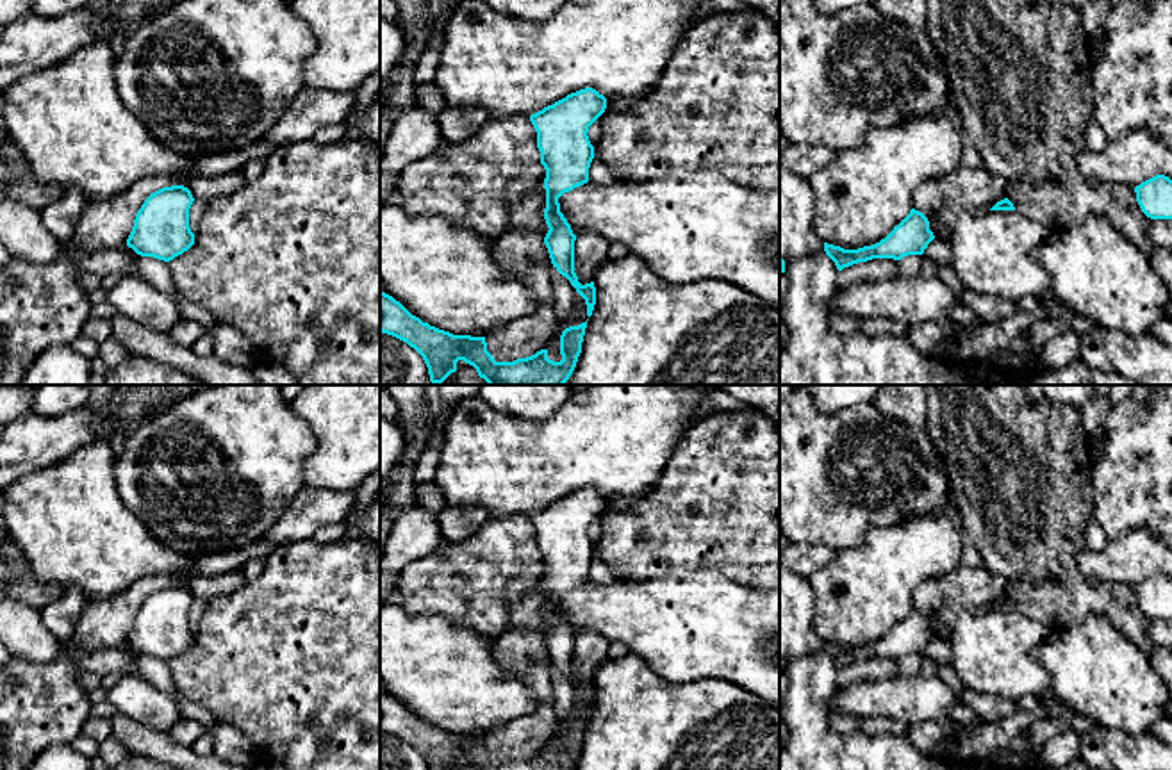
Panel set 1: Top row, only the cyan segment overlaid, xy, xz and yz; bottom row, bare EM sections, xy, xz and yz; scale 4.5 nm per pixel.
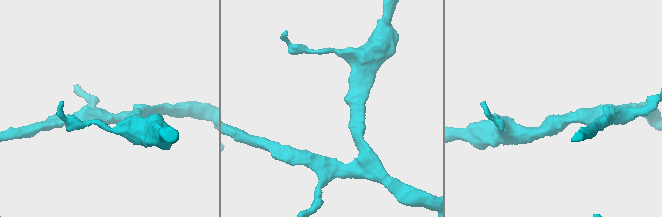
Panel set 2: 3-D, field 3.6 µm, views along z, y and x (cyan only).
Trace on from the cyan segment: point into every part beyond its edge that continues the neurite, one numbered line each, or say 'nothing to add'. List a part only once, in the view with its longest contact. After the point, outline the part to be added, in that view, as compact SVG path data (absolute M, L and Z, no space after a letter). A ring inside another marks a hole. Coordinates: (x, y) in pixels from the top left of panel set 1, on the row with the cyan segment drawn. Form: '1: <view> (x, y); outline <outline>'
nothing to add

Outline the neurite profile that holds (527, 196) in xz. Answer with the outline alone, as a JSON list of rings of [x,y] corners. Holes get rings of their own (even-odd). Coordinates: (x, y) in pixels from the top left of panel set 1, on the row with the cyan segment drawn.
[[[541,162],[530,166],[523,175],[512,178],[507,192],[507,217],[508,228],[533,230],[542,235],[548,233],[544,219],[546,209],[546,189],[544,189],[546,169]]]

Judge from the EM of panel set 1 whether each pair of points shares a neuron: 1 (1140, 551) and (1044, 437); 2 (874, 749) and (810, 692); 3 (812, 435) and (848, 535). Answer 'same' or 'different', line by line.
1: different
2: same
3: same

